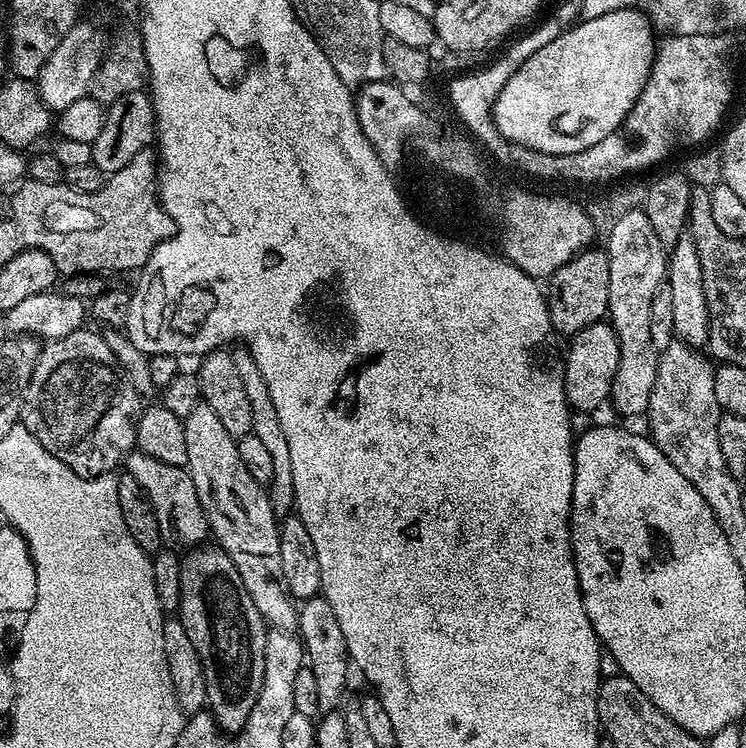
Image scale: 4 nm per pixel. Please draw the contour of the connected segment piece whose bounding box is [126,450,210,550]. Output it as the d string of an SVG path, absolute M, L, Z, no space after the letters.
M133 450L126 457L127 475L138 481L138 486L148 495L150 506L154 506L154 518L158 518L158 530L161 541L168 540L180 550L191 550L209 539L208 516L204 512L202 502L198 498L198 490L194 490L194 478L190 478L187 467L170 465L159 461L139 450Z

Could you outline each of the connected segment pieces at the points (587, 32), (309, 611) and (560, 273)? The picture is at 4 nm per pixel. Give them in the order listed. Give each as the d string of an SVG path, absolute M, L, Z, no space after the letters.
M637 8L614 10L608 14L602 14L601 17L590 18L589 20L581 19L578 23L567 28L548 46L542 47L542 50L538 50L536 54L527 58L513 78L506 83L492 110L493 122L496 124L496 128L505 140L512 144L524 144L526 147L540 151L542 154L554 156L578 154L579 151L585 151L600 144L608 135L619 133L632 107L638 102L639 95L642 94L643 87L646 86L648 76L651 74L658 45L656 40L652 41L652 33L654 33L652 22L644 12Z
M323 595L315 596L310 600L305 600L299 605L300 623L298 625L298 635L300 643L304 646L306 657L306 667L312 671L314 678L318 682L318 706L321 713L334 712L341 707L344 700L344 691L348 688L348 668L350 669L350 657L346 646L346 634L342 634L342 626L338 626L338 617L334 610L330 610L330 602L326 602Z
M589 246L566 262L546 284L548 313L553 333L575 338L586 326L601 323L607 317L610 302L610 262L603 247Z

